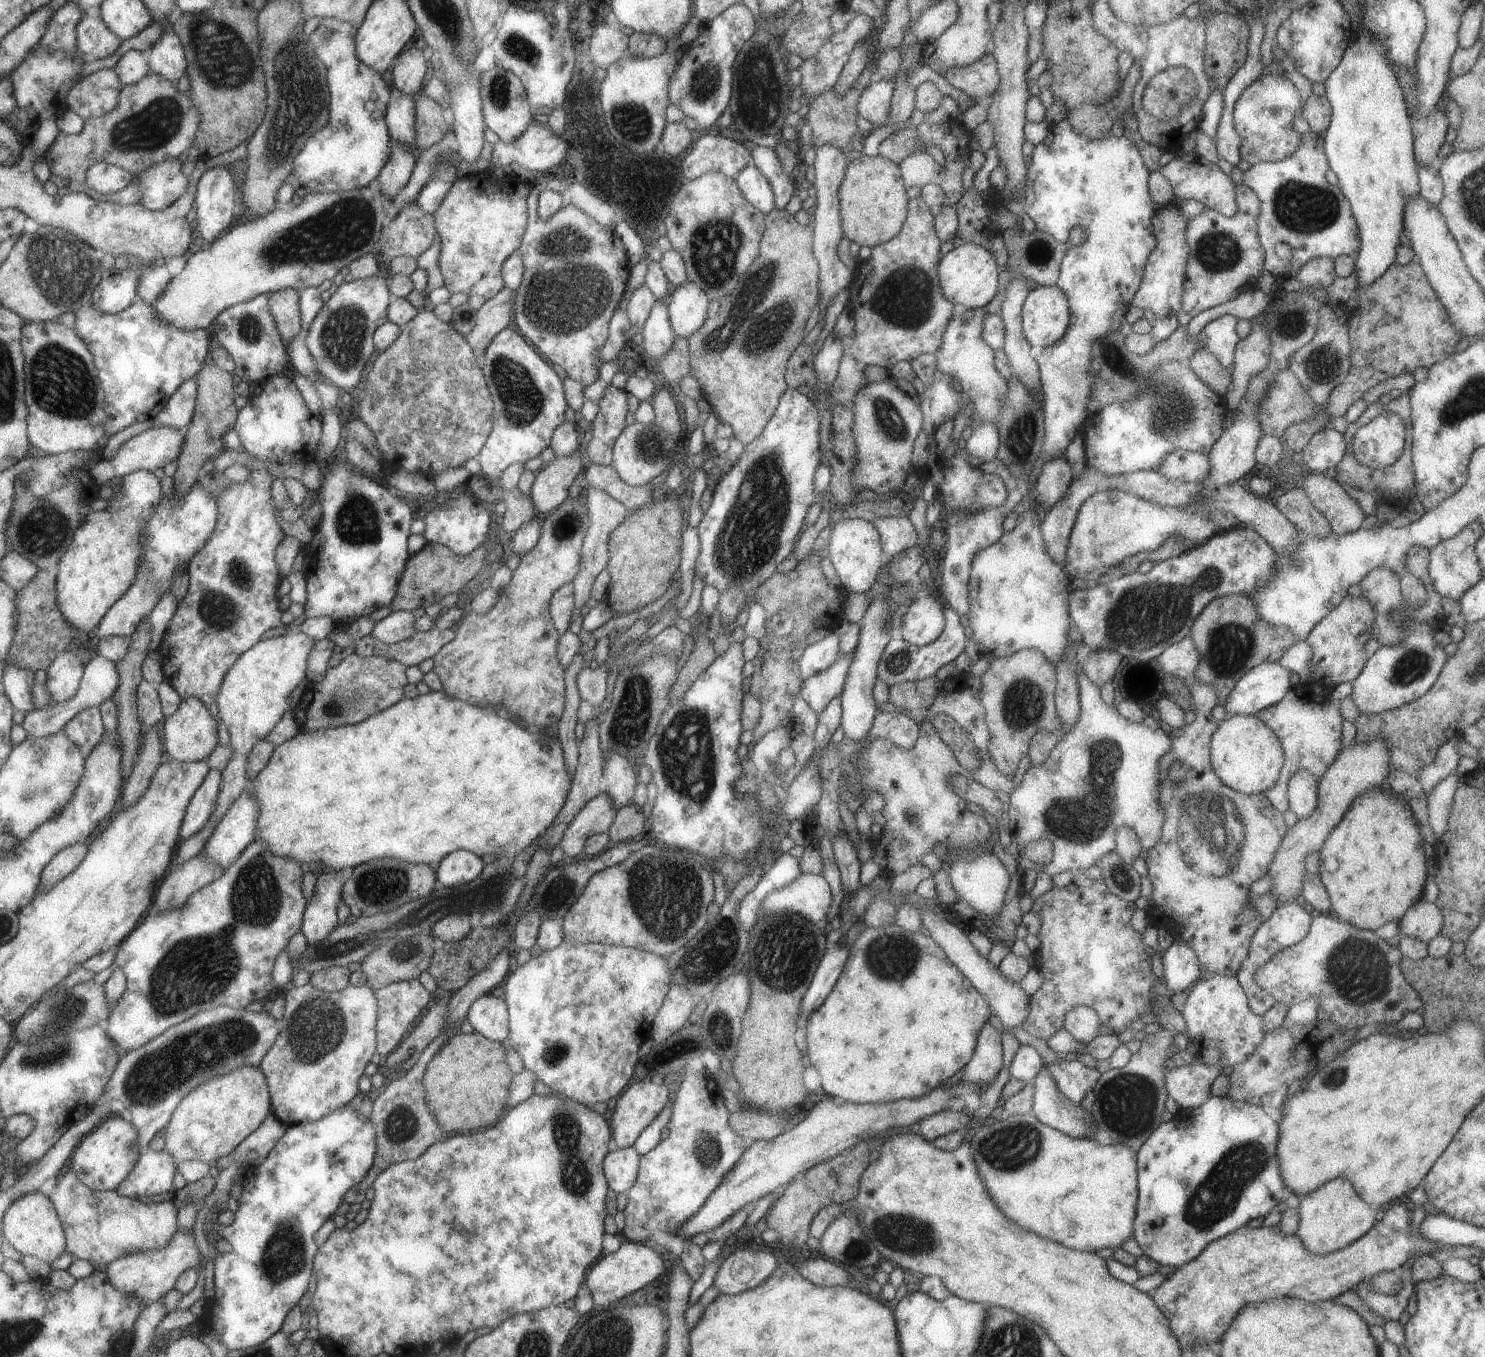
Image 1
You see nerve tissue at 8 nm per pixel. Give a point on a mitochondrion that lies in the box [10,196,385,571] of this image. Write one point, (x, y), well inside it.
(72, 392)

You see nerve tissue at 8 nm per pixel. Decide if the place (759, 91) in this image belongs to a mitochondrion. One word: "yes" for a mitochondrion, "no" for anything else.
yes

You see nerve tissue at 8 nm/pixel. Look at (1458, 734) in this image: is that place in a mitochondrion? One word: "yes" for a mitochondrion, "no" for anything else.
no

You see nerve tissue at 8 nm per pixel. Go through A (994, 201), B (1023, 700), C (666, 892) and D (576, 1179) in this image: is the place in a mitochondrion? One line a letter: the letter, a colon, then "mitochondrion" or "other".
A: other
B: mitochondrion
C: mitochondrion
D: mitochondrion

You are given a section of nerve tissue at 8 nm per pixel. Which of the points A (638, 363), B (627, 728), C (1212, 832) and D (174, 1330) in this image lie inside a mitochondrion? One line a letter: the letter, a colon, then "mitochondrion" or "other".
A: other
B: mitochondrion
C: mitochondrion
D: other

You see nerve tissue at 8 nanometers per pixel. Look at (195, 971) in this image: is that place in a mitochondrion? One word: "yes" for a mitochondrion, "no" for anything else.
yes

